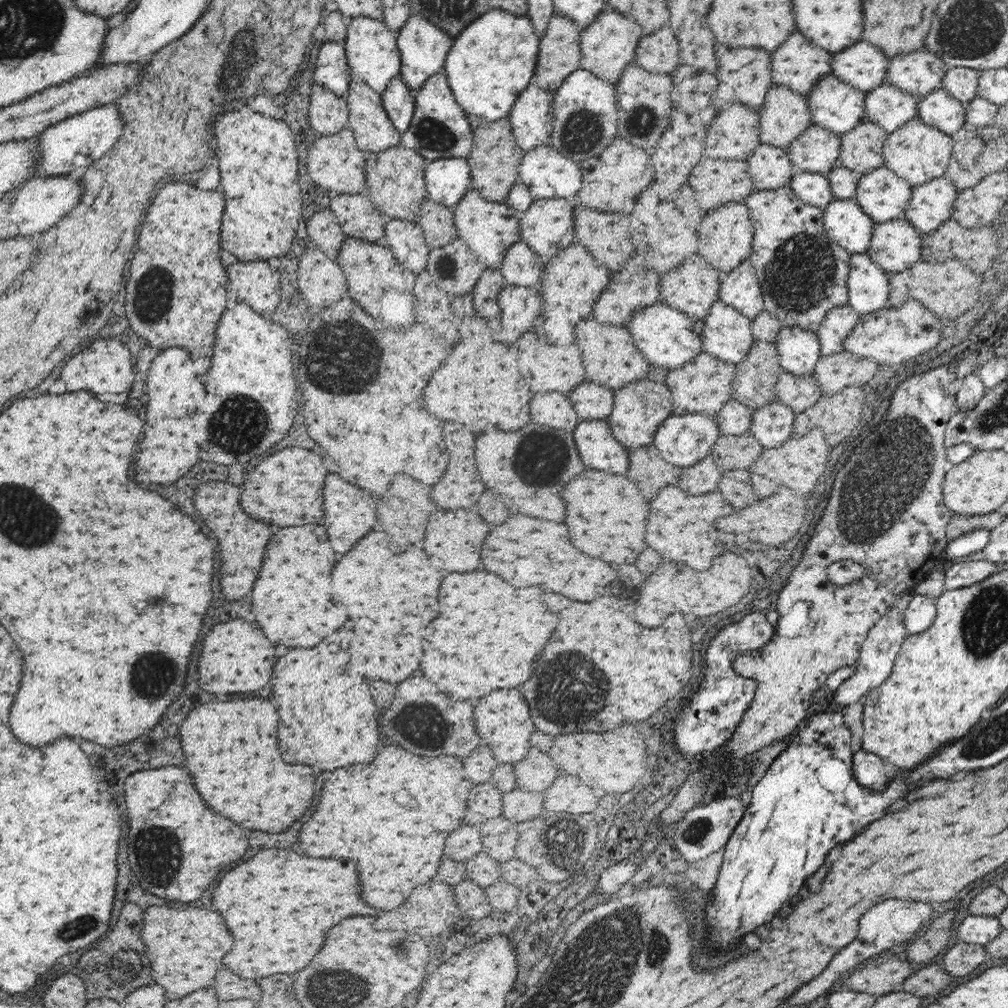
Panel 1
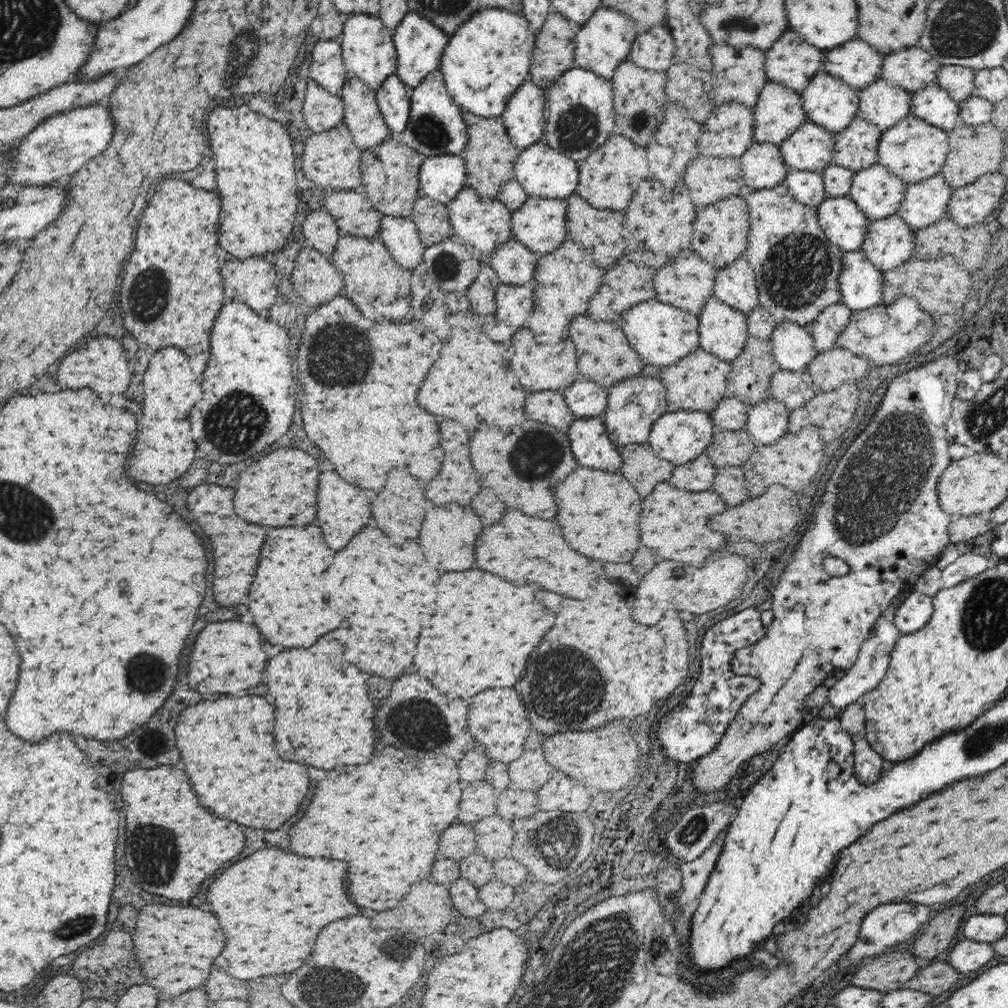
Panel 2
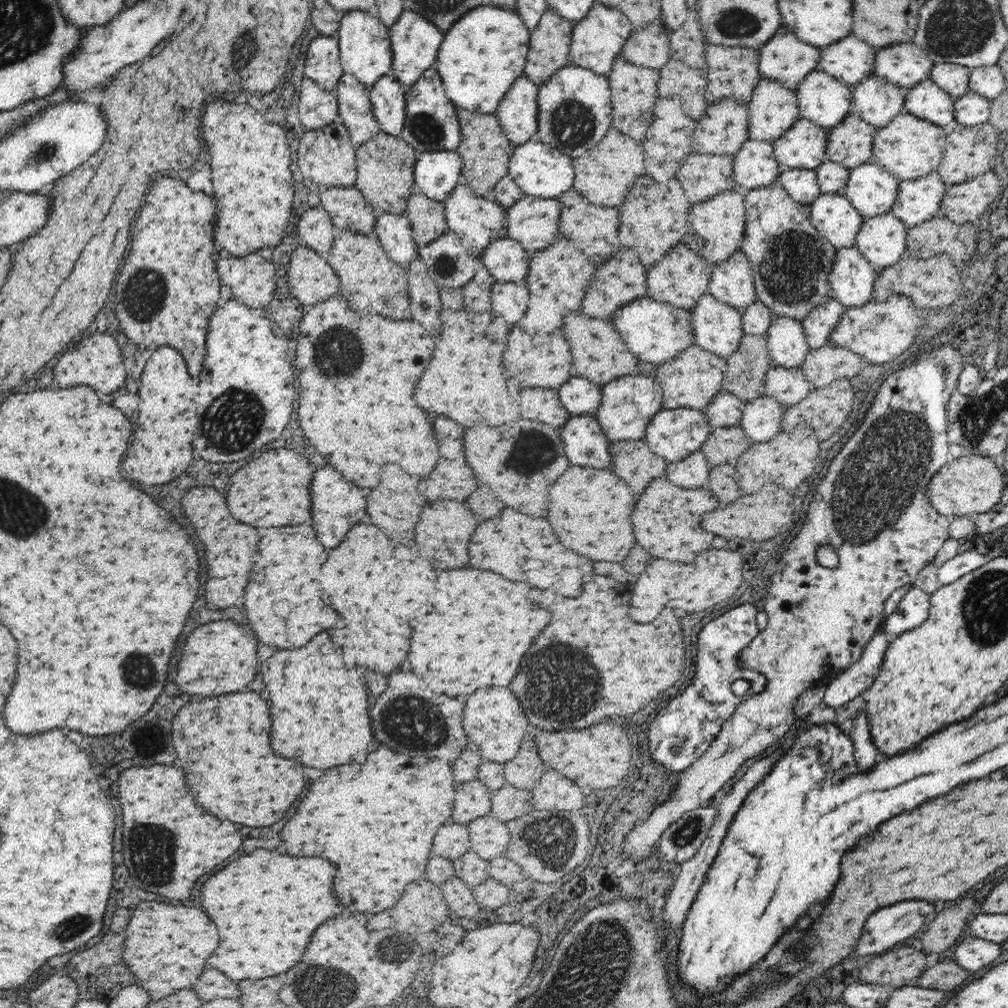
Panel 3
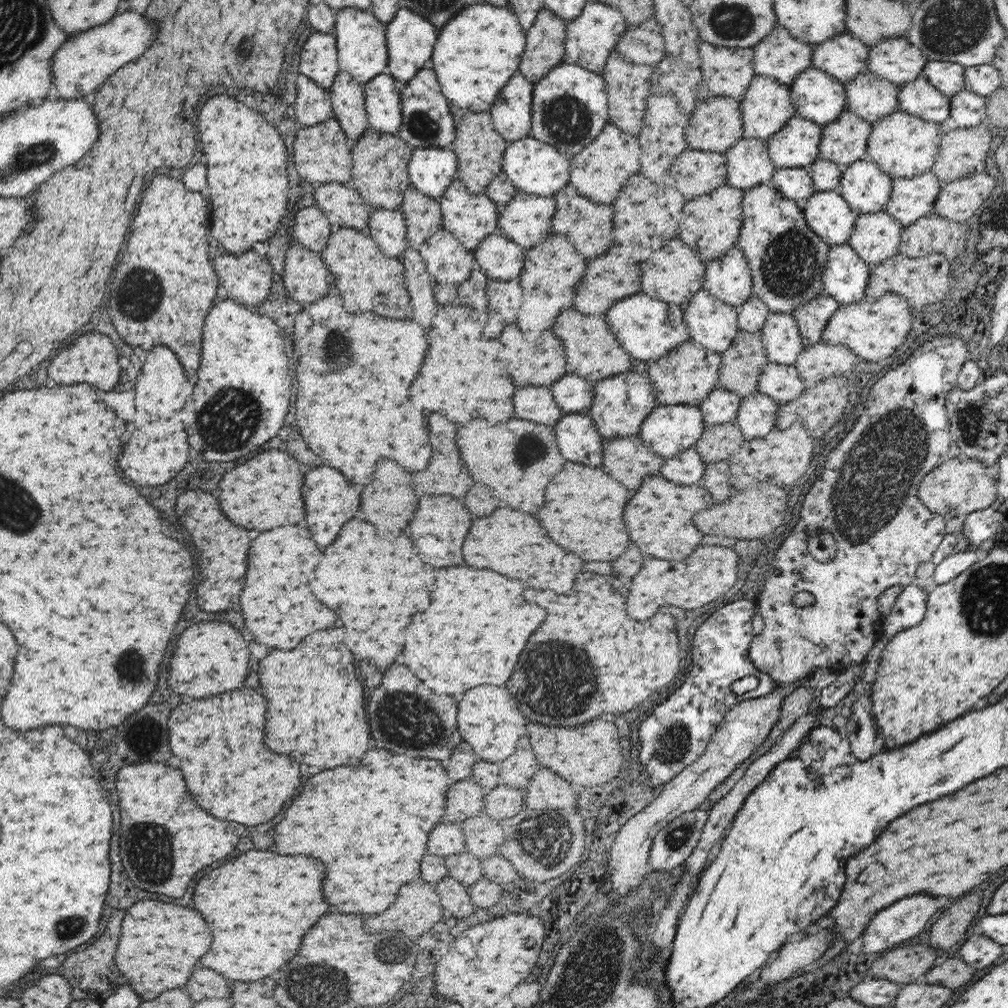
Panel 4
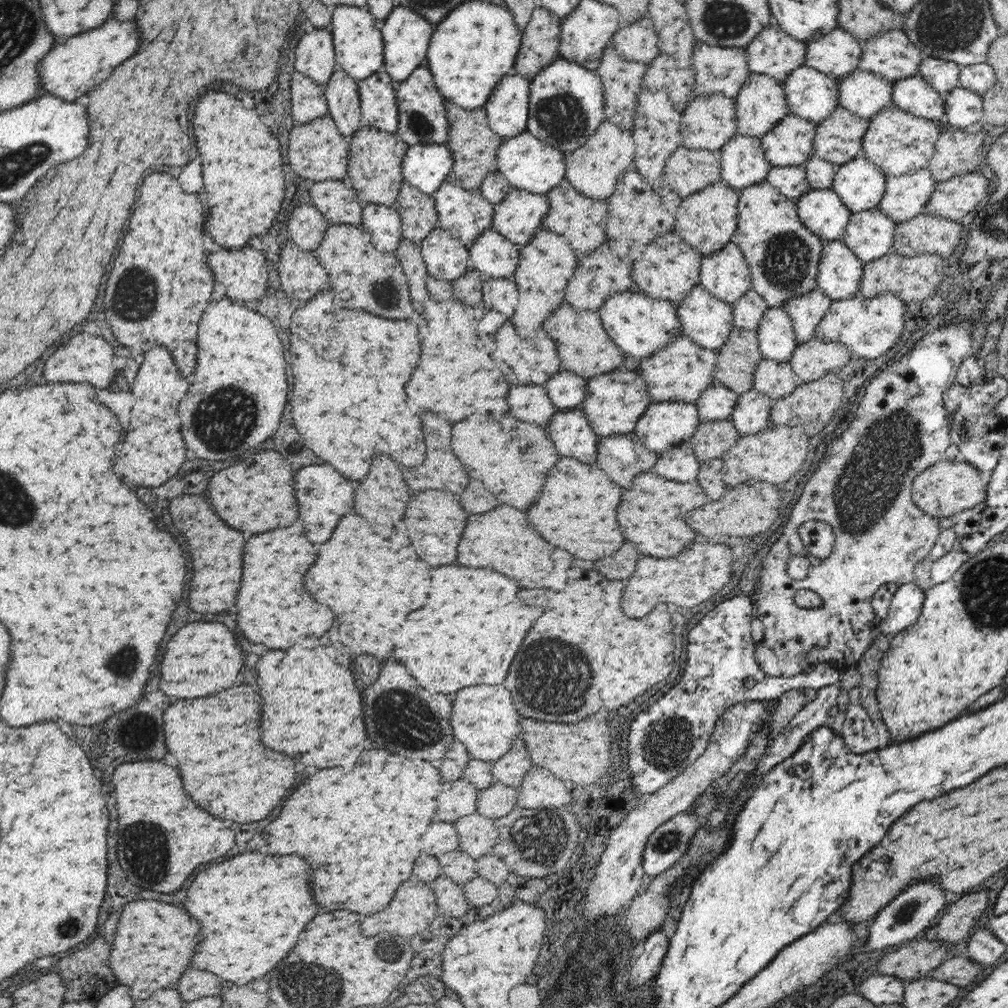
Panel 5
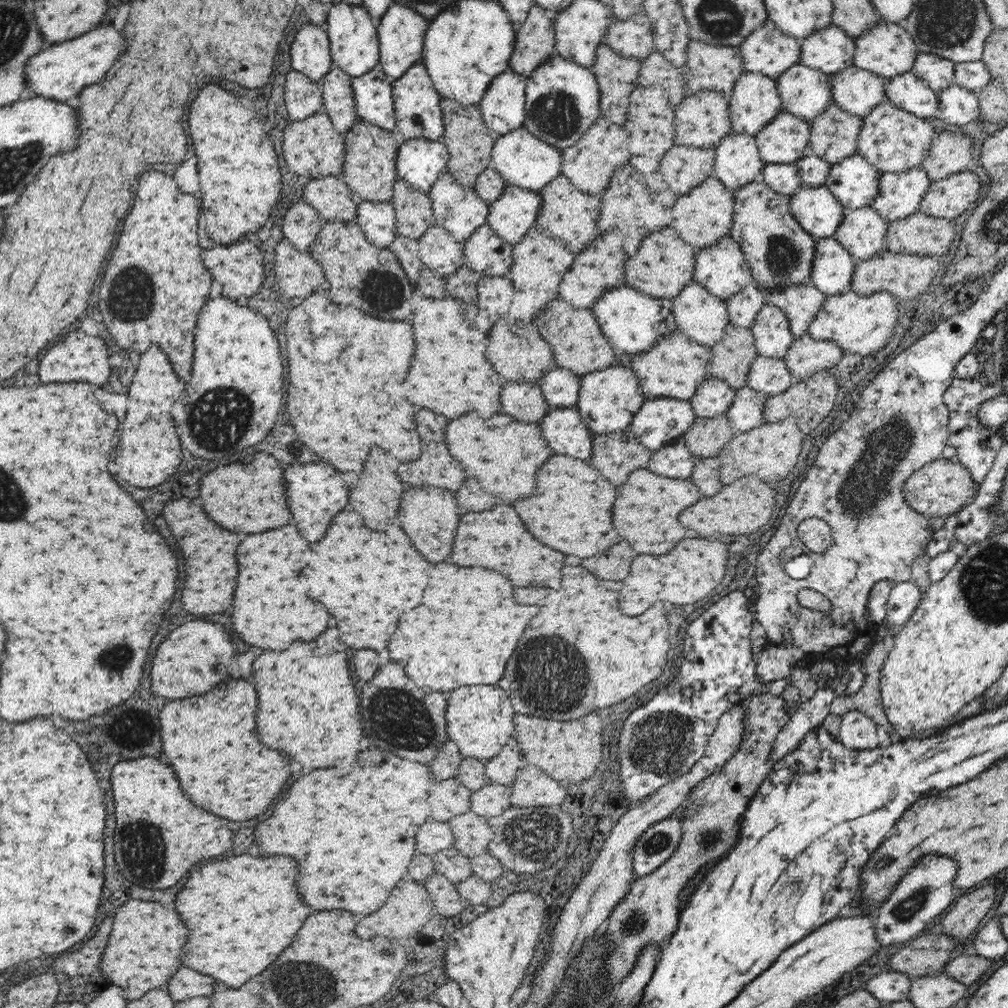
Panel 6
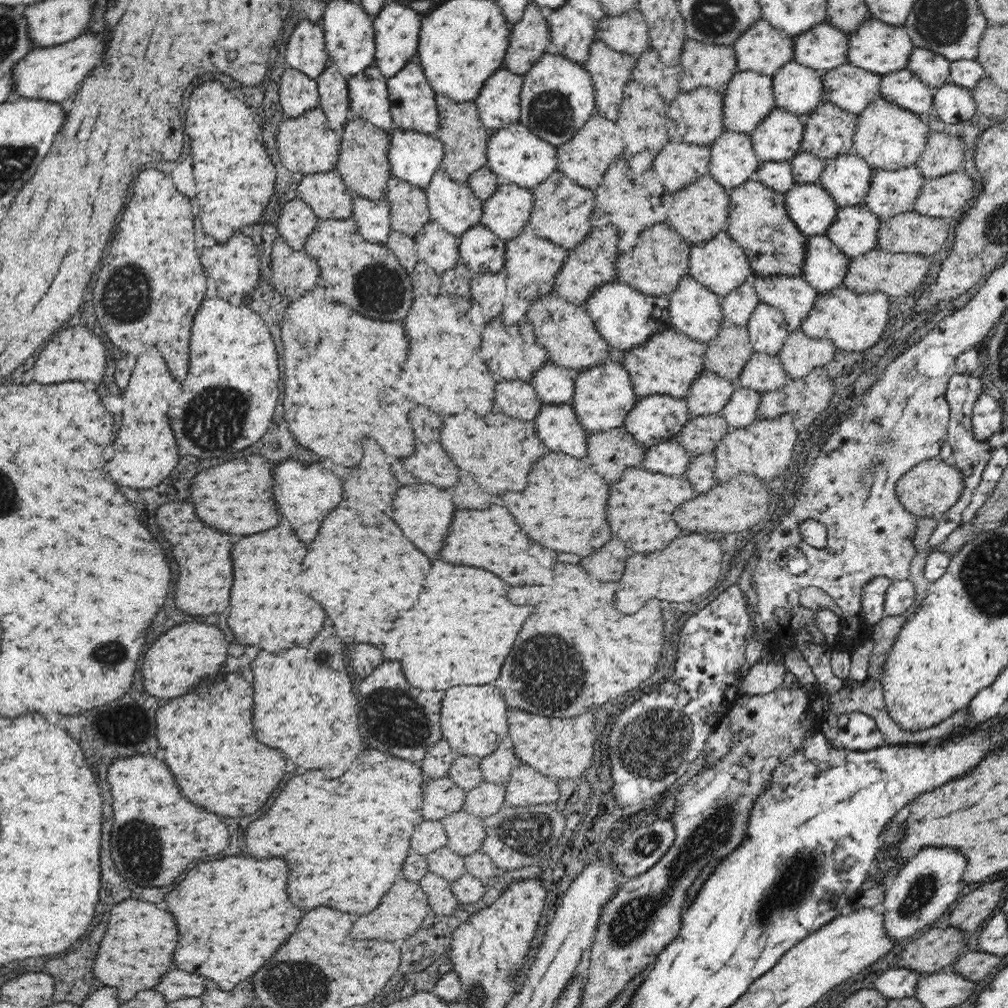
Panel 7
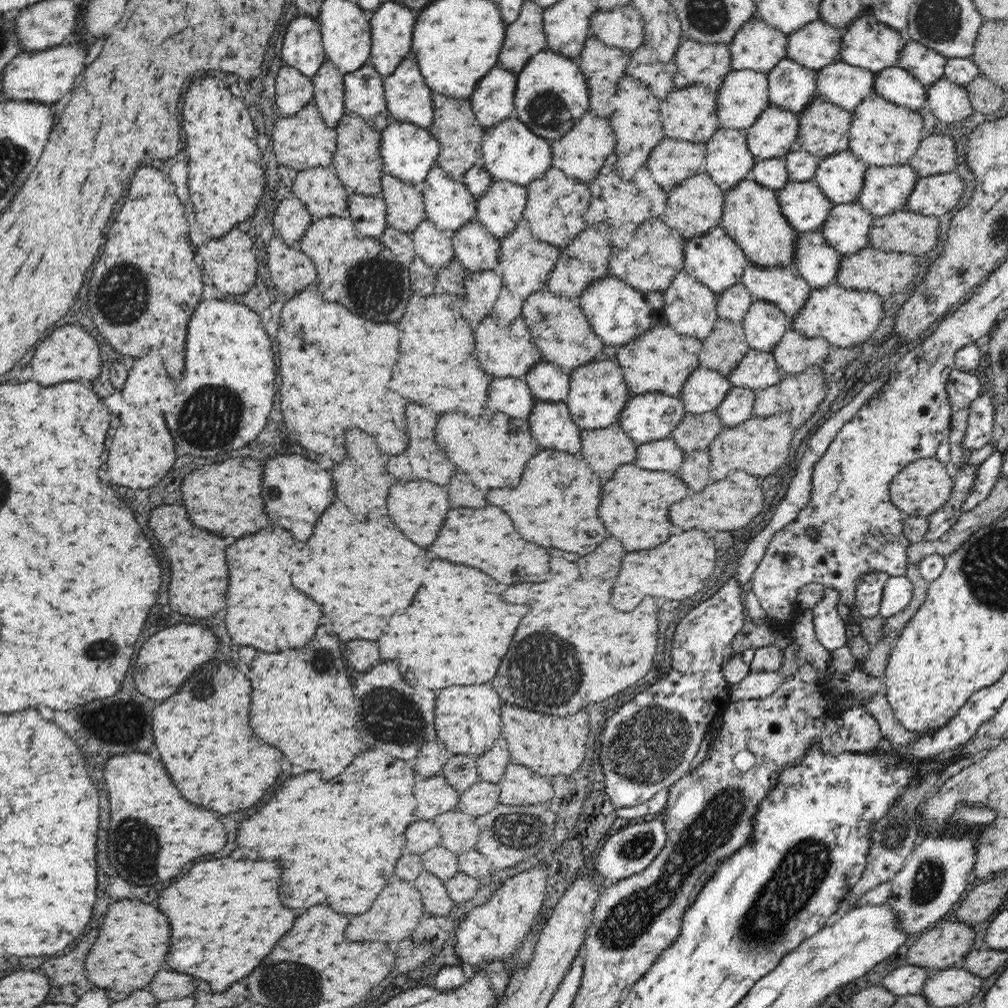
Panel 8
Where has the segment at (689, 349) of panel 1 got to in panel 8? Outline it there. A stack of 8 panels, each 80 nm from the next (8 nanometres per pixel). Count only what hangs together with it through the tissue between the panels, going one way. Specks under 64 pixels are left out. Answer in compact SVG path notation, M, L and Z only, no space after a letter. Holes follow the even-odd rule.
M615 277L597 280L582 293L577 303L602 342L614 346L630 344L658 323L666 322L663 293L642 292Z

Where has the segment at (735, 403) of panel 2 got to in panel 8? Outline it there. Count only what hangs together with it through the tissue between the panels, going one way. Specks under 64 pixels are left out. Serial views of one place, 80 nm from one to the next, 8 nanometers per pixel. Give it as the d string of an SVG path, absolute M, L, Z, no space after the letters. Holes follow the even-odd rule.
M701 365L689 376L678 397L688 414L700 415L715 412L731 388L727 377Z

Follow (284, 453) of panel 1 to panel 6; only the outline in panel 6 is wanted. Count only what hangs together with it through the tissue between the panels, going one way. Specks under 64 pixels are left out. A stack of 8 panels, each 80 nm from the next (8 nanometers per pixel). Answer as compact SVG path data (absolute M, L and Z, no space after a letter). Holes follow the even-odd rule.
M258 452L256 456L250 456L246 460L240 464L216 468L202 478L200 500L206 514L210 514L210 518L218 522L218 526L236 534L256 534L290 524L292 512L286 500L282 464L274 456L264 452Z

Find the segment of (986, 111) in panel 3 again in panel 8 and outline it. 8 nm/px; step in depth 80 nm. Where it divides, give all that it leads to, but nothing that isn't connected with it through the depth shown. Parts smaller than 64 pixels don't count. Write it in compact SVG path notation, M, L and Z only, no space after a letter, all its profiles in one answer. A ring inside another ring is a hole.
M946 78L927 86L926 110L931 120L942 124L960 122L976 112L965 87Z

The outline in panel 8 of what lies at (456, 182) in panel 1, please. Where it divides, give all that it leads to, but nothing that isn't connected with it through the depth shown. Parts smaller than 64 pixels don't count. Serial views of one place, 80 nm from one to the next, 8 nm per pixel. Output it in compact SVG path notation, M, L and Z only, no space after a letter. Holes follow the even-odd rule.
M391 120L382 131L381 155L383 158L383 174L392 175L411 185L422 186L426 177L438 166L438 156L441 154L440 142L429 130L414 124Z

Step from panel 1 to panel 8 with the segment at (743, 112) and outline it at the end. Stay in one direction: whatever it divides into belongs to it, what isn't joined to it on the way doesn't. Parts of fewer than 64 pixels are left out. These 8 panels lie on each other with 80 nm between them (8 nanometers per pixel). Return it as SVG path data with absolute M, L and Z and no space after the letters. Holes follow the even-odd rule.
M704 85L687 86L674 90L661 105L661 123L670 139L706 144L721 128L717 115L717 94Z

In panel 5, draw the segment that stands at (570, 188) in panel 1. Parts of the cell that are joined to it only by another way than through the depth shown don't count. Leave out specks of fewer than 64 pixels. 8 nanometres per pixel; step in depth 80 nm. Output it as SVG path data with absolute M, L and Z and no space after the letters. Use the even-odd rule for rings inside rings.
M526 130L514 138L503 140L503 144L498 150L498 171L508 179L512 188L530 191L532 194L547 195L565 179L565 156L566 154L546 145Z

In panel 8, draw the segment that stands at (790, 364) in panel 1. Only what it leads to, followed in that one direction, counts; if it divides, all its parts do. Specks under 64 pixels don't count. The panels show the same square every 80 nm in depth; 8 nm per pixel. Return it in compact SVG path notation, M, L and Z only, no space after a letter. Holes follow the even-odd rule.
M755 300L743 320L751 349L772 353L790 328L787 316L772 303Z

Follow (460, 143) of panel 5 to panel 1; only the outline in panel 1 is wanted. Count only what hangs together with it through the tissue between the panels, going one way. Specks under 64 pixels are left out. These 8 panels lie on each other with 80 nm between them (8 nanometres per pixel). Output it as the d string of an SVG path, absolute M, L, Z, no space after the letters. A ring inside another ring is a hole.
M467 115L467 117L474 132L474 143L476 143L472 154L466 159L472 172L472 189L484 196L486 200L501 204L508 196L512 186L520 182L518 166L521 166L522 158L526 152L518 147L510 121L507 118L490 122L474 115Z

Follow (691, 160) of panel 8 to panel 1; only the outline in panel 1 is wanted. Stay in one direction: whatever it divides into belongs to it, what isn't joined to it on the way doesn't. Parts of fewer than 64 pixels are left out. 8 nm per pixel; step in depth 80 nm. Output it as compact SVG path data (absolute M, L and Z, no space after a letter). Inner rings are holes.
M702 158L690 174L690 186L696 190L698 204L718 208L724 202L742 203L754 192L748 162Z

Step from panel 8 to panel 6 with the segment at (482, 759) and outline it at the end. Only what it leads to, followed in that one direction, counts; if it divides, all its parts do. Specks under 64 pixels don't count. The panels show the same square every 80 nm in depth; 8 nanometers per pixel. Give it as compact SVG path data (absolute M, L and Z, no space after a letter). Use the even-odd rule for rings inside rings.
M516 738L510 739L496 758L485 761L486 774L490 782L512 786L518 772L526 765Z

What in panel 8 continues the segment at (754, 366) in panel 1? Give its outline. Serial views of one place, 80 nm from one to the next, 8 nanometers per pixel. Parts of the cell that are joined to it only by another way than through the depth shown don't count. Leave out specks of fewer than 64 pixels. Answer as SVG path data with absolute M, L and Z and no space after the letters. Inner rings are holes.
M717 320L712 332L703 340L700 362L728 378L750 349L743 326L730 320Z

